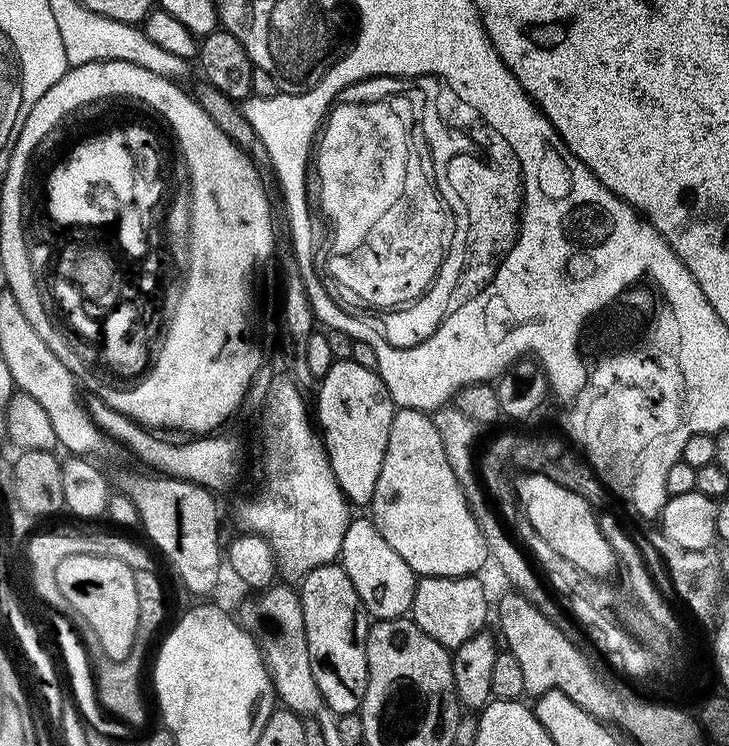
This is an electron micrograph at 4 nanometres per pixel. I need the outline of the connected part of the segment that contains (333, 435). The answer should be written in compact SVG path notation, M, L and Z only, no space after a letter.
M351 358L337 359L327 374L319 377L314 394L314 416L318 421L318 431L323 439L324 449L328 452L328 461L334 470L338 486L344 492L349 505L371 505L378 474L382 474L382 458L386 458L386 446L390 442L390 426L394 411L392 396L386 390L384 380L379 372L366 370L366 366L358 366L358 362Z

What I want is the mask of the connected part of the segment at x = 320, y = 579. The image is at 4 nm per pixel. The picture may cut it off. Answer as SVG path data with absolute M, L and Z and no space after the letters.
M338 562L323 564L306 573L299 581L298 593L314 682L328 708L338 717L355 713L366 694L368 681L368 611L358 598L358 590L354 590L354 582L350 582L350 574Z

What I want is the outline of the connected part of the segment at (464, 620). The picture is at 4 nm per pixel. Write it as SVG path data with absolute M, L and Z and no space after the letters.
M475 575L470 576L425 576L417 579L414 590L414 602L410 618L434 642L444 648L455 650L474 634L485 631L487 620L490 620L490 604L488 596L484 593L484 584Z

